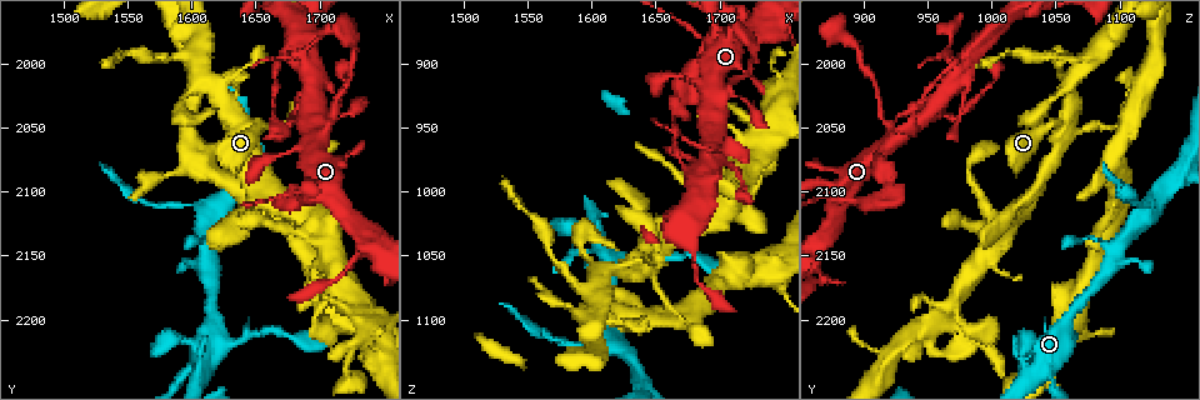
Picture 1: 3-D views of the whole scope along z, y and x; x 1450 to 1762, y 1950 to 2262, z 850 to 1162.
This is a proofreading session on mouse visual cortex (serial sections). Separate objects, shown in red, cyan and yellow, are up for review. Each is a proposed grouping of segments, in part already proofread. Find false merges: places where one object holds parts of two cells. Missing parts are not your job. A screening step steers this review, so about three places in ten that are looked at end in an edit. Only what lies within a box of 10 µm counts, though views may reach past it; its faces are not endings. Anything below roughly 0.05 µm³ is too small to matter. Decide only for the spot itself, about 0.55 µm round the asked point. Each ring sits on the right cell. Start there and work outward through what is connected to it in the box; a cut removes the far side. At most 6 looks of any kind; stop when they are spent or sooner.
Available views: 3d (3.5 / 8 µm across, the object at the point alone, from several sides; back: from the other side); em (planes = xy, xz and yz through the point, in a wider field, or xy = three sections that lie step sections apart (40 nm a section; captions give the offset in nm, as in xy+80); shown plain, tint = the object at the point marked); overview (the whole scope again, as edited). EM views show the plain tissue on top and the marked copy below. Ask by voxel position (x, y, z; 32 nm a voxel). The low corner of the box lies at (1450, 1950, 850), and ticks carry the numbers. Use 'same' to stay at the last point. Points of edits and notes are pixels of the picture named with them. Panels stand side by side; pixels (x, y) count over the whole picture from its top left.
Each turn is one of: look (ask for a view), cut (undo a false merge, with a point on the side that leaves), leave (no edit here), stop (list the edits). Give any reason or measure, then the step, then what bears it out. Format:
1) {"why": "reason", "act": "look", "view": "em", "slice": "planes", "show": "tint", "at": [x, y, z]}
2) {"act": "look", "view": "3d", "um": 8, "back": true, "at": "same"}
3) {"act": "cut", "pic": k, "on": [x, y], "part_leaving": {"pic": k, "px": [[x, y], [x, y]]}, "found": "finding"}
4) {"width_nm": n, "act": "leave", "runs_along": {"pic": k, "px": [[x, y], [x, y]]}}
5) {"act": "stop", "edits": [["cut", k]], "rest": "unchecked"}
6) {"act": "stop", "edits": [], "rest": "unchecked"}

{"why": "abrupt turn", "act": "look", "view": "3d", "um": 3.5, "at": [1670, 1996, 978]}

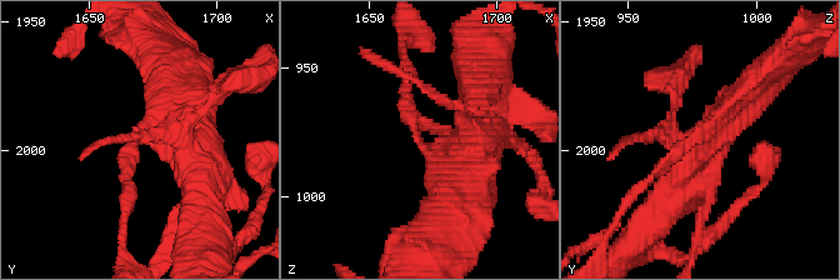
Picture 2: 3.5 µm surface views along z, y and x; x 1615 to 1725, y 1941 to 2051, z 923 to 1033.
{"act": "look", "view": "em", "slice": "xy", "step": 3, "show": "tint", "at": [1670, 1996, 977]}

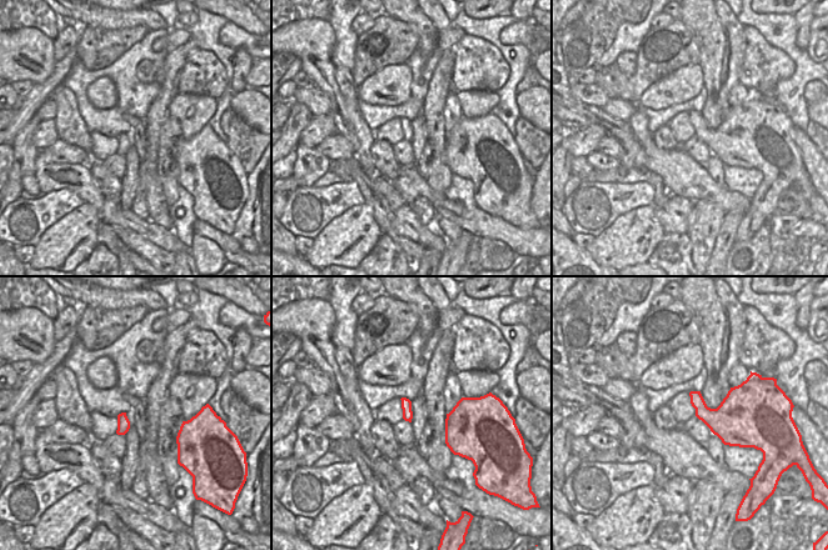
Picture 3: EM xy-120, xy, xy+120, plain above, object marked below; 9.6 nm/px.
{"act": "leave", "runs_along": {"pic": 2, "px": [[480, 128], [426, 146], [408, 76]]}, "found": "all the same cell"}

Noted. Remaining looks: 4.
{"why": "abrupt turn", "act": "look", "view": "3d", "um": 3.5, "at": [1644, 2052, 1056]}

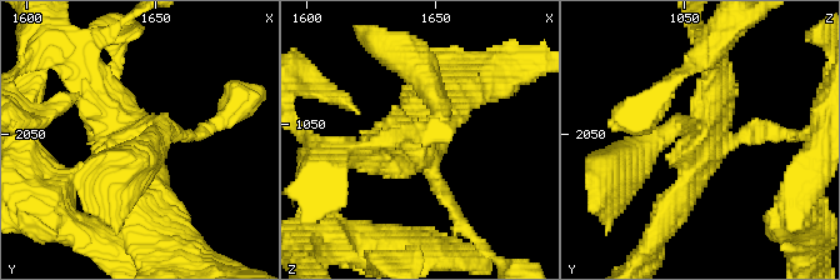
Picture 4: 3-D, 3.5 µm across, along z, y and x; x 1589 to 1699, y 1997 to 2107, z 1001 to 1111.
{"act": "look", "view": "em", "slice": "xy", "step": 2, "show": "tint", "at": [1643, 2052, 1059]}

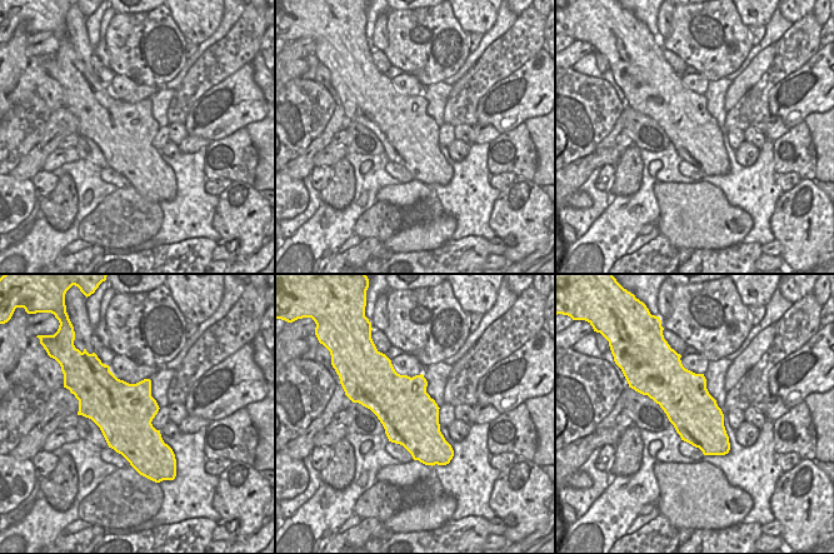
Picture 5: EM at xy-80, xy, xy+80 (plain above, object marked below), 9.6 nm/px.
{"act": "leave", "runs_along": {"pic": 4, "px": [[644, 149], [673, 126], [705, 138], [673, 214]]}, "found": "all the same cell"}

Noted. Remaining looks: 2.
{"why": "narrows sharply", "act": "look", "view": "3d", "um": 3.5, "at": [1570, 1996, 1052]}

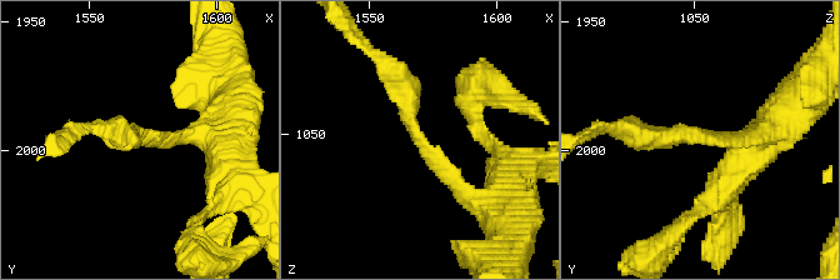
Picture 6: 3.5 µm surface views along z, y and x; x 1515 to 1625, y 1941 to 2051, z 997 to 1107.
{"arm_widths_nm": [150, 300], "act": "look", "view": "em", "slice": "xy", "step": 5, "show": "tint", "at": [1571, 1993, 1054]}

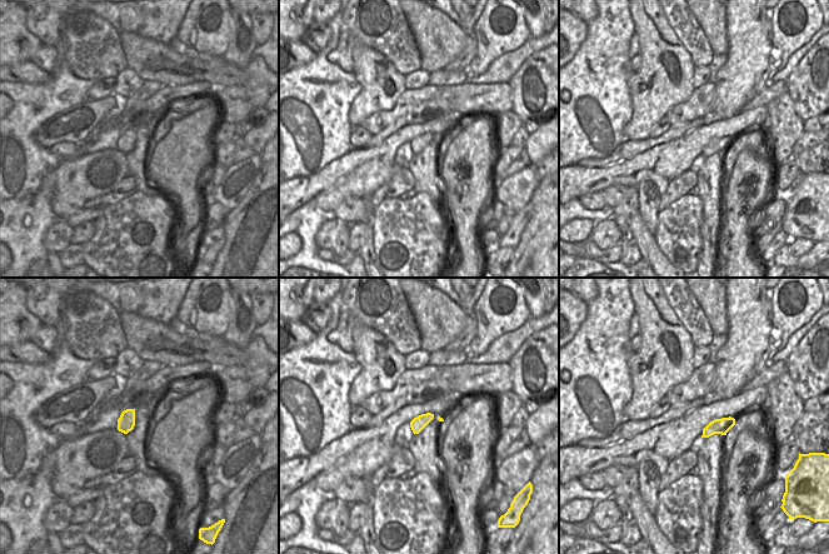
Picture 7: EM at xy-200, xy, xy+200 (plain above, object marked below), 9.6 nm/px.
{"act": "cut", "pic": 6, "on": [414, 128], "part_leaving": {"pic": 6, "px": [[440, 168], [386, 63]]}, "found": "a second cell is stuck on"}

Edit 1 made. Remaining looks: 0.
{"act": "stop", "edits": [["cut", 6]], "rest": "unchecked"}

